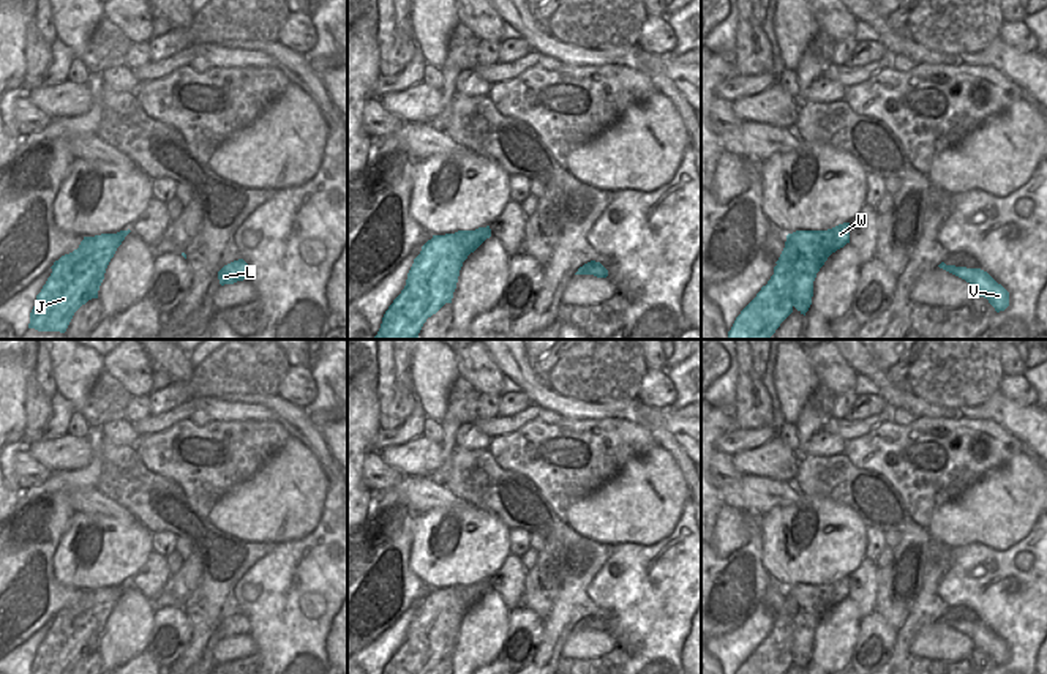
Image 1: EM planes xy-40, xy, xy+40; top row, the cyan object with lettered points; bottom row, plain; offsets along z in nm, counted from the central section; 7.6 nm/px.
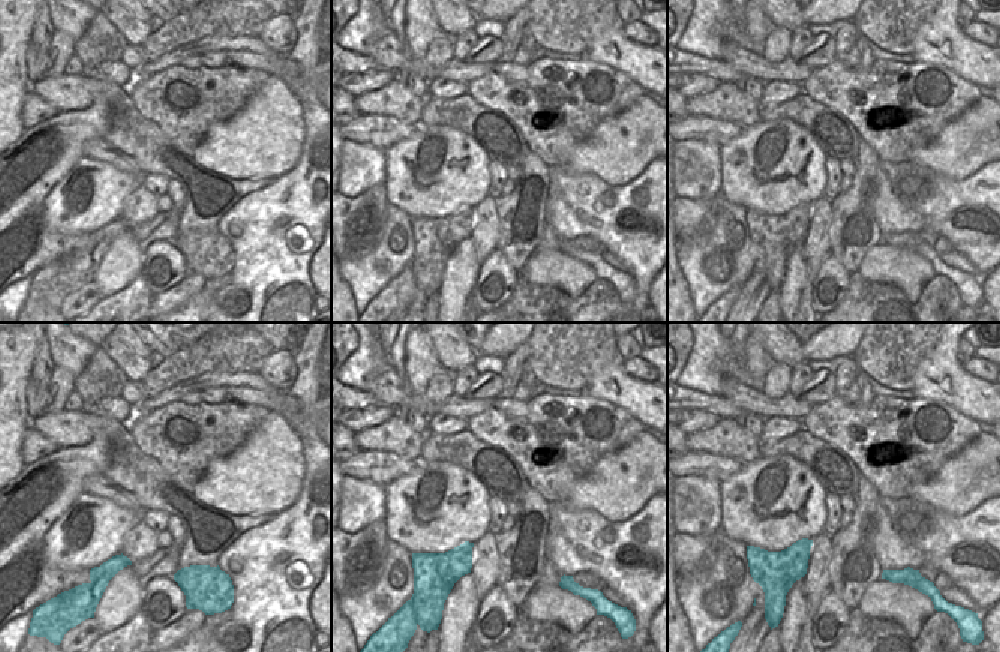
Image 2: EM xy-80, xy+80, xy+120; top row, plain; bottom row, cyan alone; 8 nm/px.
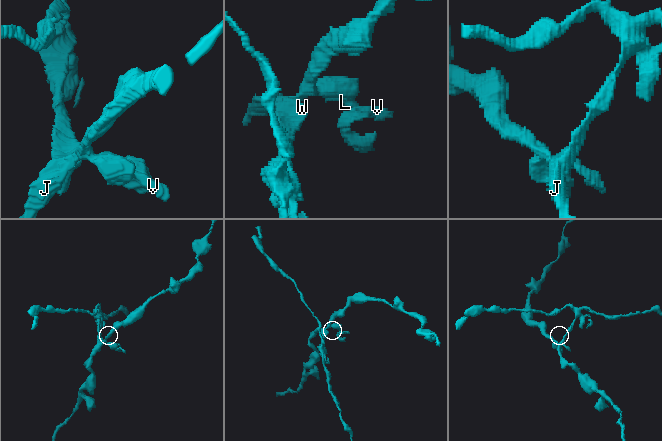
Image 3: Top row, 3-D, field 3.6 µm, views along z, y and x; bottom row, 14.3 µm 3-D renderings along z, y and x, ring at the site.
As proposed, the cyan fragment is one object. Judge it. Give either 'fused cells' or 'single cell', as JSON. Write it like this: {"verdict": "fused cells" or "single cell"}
{"verdict": "fused cells"}

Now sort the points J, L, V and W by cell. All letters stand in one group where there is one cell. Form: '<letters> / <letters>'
J L V / W

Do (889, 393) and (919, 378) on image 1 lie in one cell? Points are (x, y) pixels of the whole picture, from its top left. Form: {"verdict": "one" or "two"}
{"verdict": "two"}

